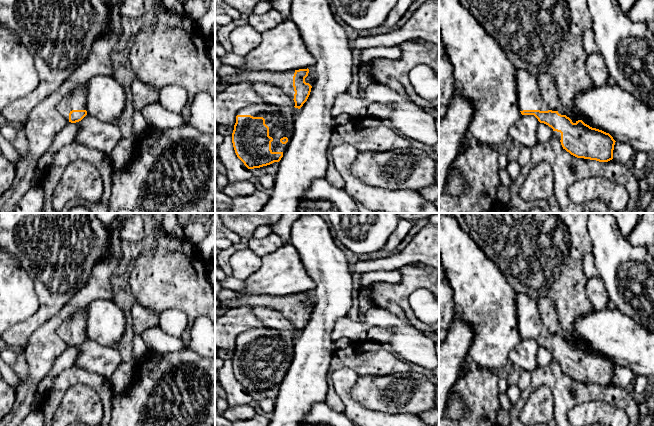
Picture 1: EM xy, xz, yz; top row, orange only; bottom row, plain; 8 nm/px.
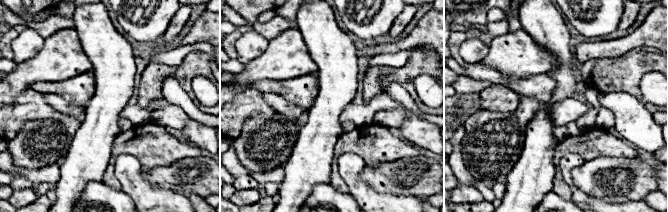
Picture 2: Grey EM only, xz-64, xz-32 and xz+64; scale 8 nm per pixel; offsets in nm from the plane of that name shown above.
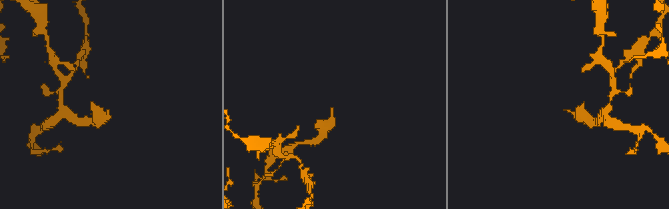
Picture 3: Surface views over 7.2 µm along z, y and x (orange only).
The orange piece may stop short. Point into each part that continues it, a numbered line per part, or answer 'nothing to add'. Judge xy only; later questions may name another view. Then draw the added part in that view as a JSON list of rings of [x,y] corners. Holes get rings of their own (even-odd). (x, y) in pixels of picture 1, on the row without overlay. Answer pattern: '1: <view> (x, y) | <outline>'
1: xy (76, 324) | [[[87,308],[78,310],[70,319],[64,321],[57,330],[57,334],[69,346],[69,337],[72,334],[86,334]]]

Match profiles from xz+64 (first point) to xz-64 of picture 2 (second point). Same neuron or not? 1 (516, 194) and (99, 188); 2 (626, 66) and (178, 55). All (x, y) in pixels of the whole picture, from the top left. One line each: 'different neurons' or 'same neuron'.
1: different neurons
2: different neurons

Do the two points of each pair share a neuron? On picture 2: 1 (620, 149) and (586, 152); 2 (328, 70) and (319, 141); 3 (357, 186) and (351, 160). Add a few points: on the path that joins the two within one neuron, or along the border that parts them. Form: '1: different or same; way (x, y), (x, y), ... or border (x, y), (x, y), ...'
1: same; way (612, 149), (594, 149)
2: same; way (328, 88), (328, 105), (321, 123)
3: same; way (353, 180), (351, 166)

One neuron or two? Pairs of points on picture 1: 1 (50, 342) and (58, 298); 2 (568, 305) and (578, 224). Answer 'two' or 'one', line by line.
1: two
2: one

